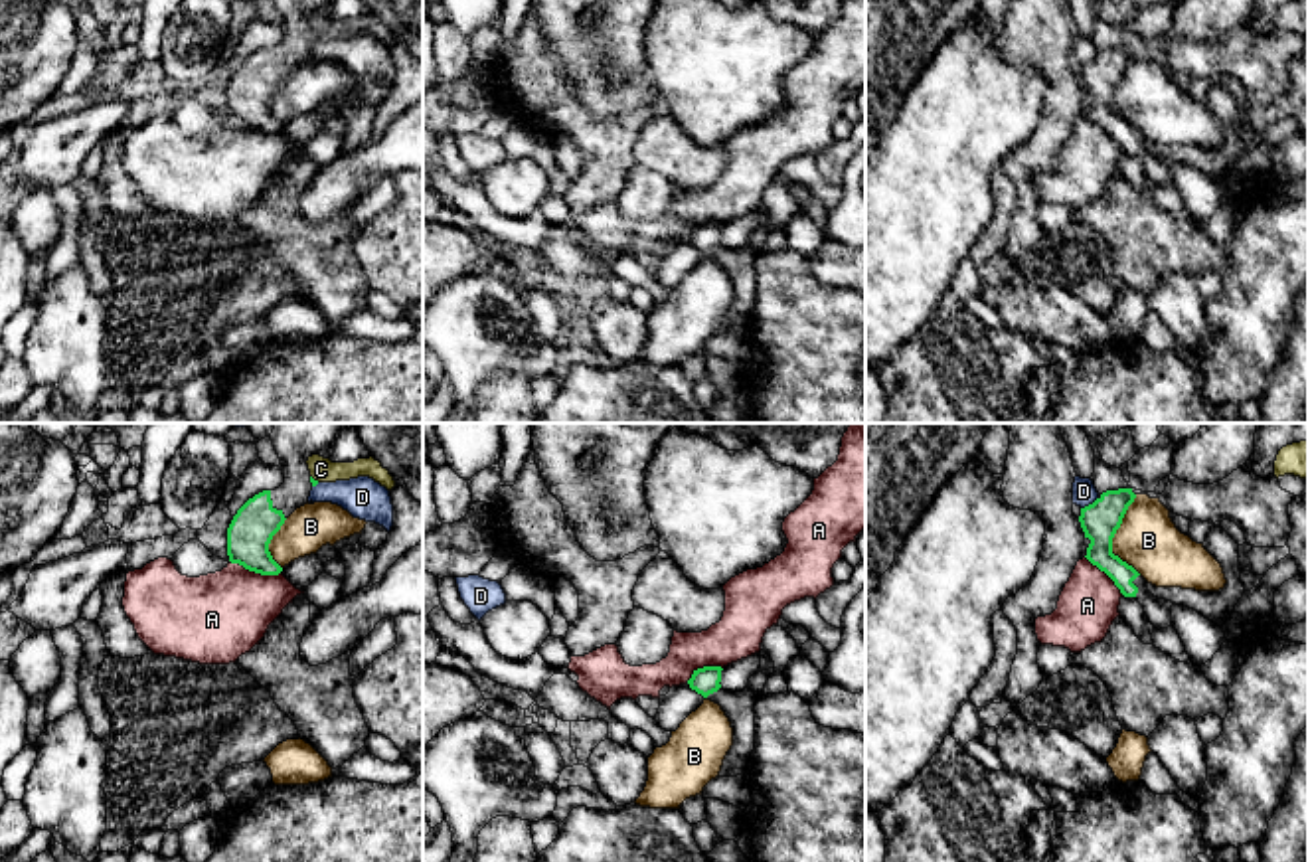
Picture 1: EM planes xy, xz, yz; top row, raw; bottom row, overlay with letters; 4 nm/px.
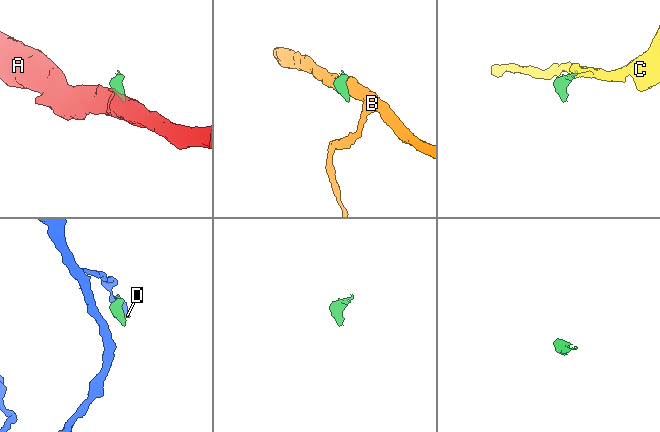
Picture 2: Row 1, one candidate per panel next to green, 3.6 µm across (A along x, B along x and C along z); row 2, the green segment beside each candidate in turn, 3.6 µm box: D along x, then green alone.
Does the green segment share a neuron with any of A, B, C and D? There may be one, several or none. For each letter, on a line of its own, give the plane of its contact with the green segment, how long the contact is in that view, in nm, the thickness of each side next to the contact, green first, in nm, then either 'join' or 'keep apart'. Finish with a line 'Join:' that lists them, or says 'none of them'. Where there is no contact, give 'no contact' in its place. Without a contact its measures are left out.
A: xy | 220 nm | 180/360 nm | keep apart
B: yz | 320 nm | 160/240 nm | keep apart
C: xy | 50 nm | 20/100 nm | keep apart
D: yz | 90 nm | 160/100 nm | keep apart
Join: none of them

